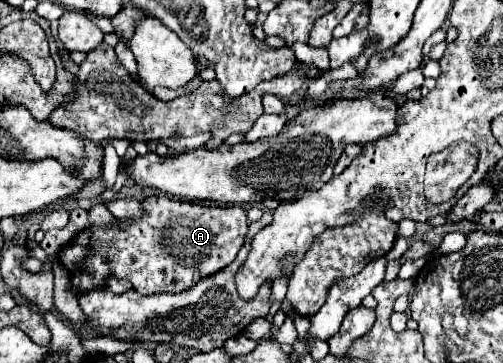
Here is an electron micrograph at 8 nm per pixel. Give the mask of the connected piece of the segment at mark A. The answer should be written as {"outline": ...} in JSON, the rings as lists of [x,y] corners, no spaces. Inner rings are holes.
{"outline":[[[148,197],[146,205],[146,221],[116,221],[116,227],[88,227],[78,233],[64,249],[60,251],[60,263],[70,271],[72,287],[76,291],[94,289],[96,285],[106,283],[110,275],[118,279],[128,279],[140,295],[156,295],[156,293],[182,293],[194,285],[204,275],[216,273],[218,269],[230,265],[236,253],[242,247],[242,241],[248,231],[246,211],[240,205],[234,207],[202,207],[188,201],[174,201],[170,197]]]}

